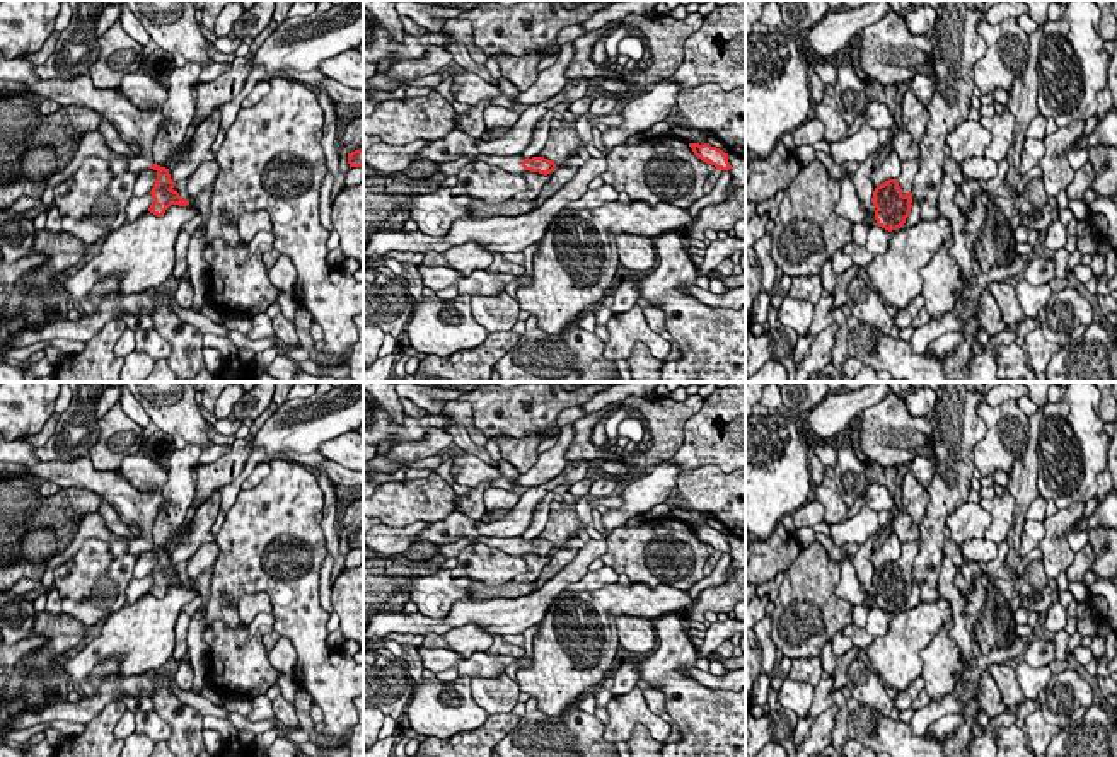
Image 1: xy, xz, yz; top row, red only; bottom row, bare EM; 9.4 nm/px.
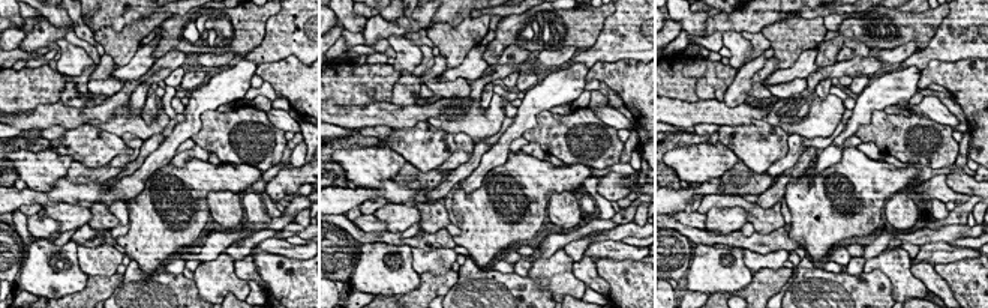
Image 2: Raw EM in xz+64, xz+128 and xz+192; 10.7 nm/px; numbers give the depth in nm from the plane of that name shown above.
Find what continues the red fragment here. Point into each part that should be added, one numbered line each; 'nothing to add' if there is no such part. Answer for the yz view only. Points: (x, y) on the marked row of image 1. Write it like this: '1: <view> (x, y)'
1: yz (909, 167)

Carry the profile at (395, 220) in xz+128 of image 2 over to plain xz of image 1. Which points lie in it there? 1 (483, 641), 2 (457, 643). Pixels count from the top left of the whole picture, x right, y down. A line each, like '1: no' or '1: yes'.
1: yes
2: yes

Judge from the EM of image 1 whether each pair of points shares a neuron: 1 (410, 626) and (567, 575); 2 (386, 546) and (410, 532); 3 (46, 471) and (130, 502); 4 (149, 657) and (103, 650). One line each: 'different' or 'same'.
1: same
2: same
3: same
4: same

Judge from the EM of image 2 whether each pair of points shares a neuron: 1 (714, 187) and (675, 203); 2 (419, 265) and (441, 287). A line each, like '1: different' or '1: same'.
1: same
2: different

